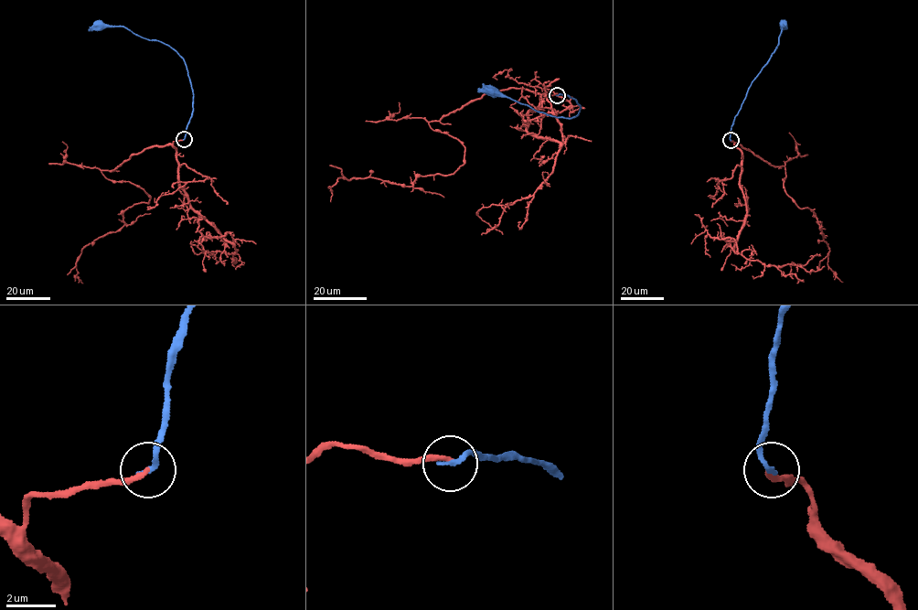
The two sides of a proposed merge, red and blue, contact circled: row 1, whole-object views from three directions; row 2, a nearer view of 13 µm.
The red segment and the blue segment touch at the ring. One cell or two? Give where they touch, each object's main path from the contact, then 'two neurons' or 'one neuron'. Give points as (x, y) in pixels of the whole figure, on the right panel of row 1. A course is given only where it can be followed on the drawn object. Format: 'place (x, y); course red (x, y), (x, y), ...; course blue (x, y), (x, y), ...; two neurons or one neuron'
place (731, 140); course red (730, 140), (772, 165), (784, 167), (786, 193), (800, 208), (812, 210), (829, 250), (827, 265), (842, 282); course blue (731, 140), (733, 120), (752, 82), (777, 47), (782, 25); two neurons

